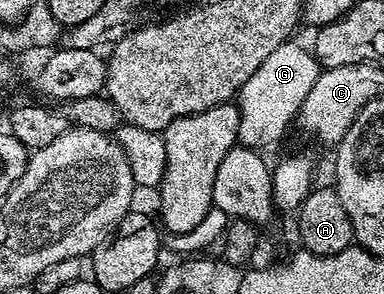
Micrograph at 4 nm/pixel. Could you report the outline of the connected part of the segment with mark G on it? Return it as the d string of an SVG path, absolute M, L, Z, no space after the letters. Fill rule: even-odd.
M291 39L274 49L265 61L254 71L237 95L239 113L239 144L252 150L278 142L284 135L289 123L297 118L306 95L316 83L322 68L315 54Z

